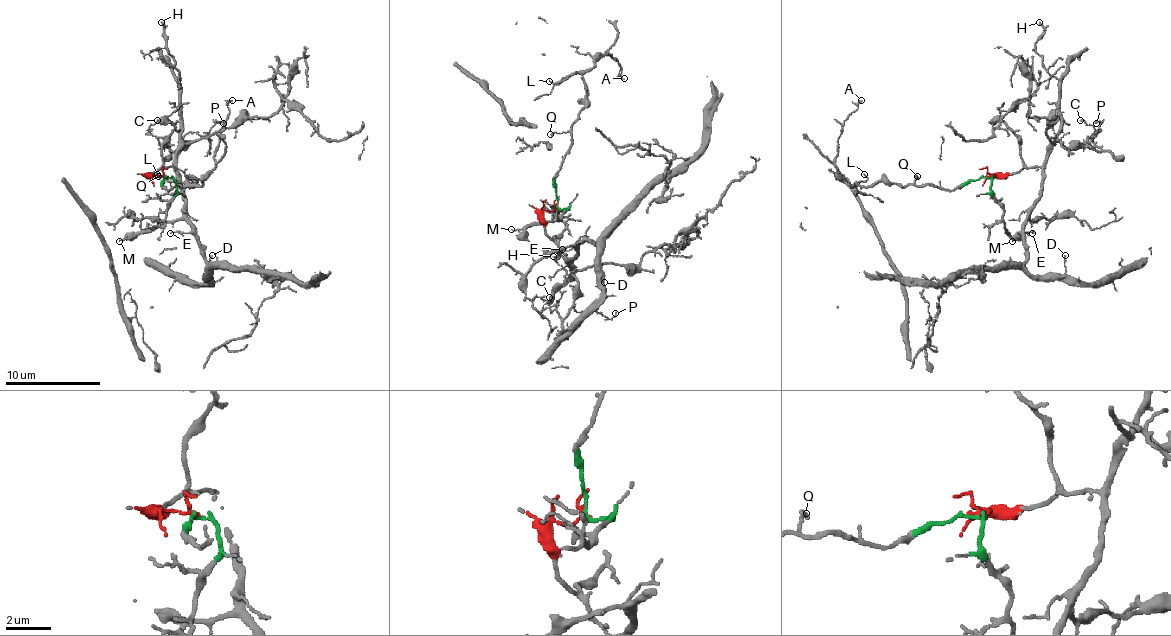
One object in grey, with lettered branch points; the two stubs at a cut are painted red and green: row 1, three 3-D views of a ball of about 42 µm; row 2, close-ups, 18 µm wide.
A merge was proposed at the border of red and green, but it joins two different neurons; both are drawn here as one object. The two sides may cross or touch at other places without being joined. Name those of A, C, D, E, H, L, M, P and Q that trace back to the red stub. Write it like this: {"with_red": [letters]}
{"with_red": ["C", "D", "E", "H", "P"]}

